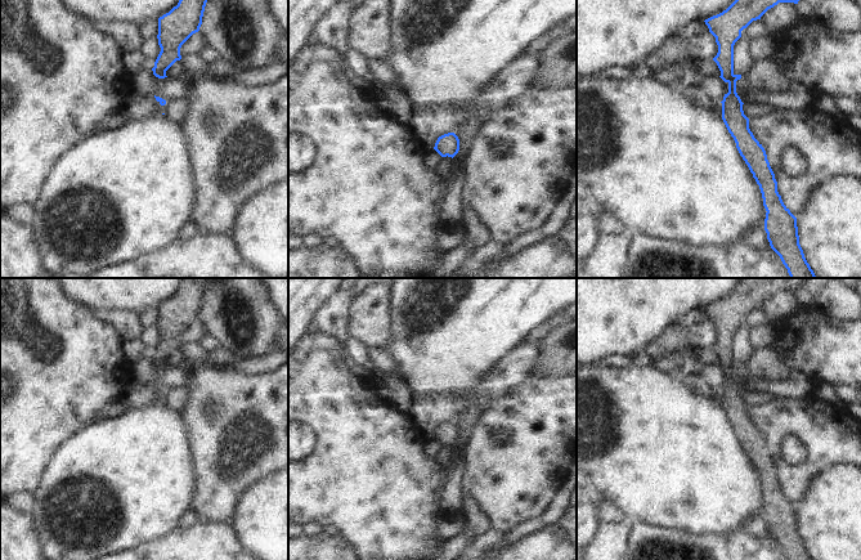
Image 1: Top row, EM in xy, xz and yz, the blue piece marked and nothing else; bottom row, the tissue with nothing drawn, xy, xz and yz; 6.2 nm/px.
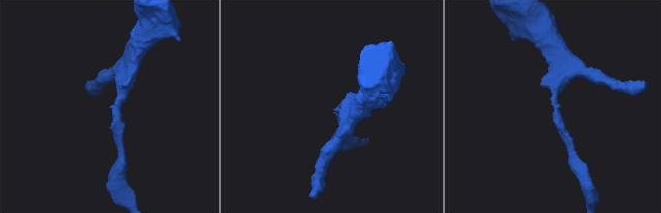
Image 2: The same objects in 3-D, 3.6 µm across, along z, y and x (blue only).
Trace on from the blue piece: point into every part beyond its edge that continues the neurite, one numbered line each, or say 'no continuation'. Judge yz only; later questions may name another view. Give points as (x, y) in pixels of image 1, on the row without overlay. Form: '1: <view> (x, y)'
no continuation

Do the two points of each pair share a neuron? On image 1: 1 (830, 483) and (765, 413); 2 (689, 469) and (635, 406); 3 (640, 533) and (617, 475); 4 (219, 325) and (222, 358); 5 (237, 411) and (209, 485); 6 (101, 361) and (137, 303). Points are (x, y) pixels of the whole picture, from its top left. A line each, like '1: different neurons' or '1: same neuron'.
1: different neurons
2: same neuron
3: different neurons
4: different neurons
5: same neuron
6: different neurons

